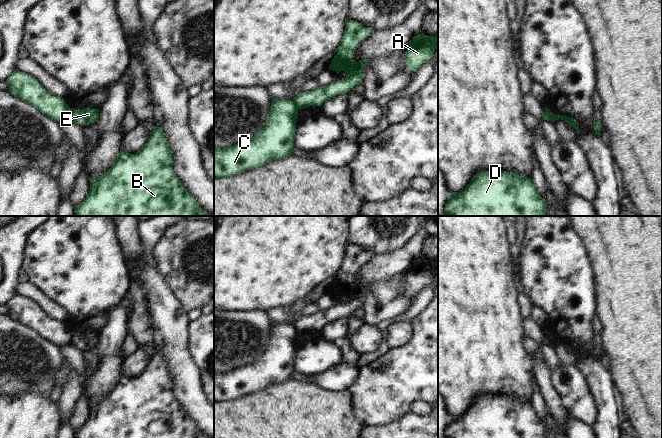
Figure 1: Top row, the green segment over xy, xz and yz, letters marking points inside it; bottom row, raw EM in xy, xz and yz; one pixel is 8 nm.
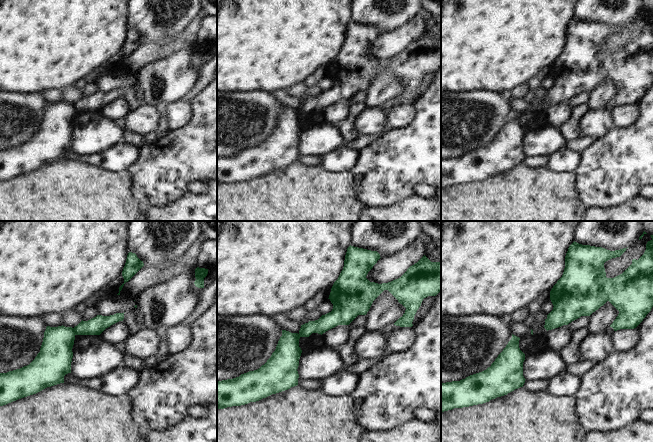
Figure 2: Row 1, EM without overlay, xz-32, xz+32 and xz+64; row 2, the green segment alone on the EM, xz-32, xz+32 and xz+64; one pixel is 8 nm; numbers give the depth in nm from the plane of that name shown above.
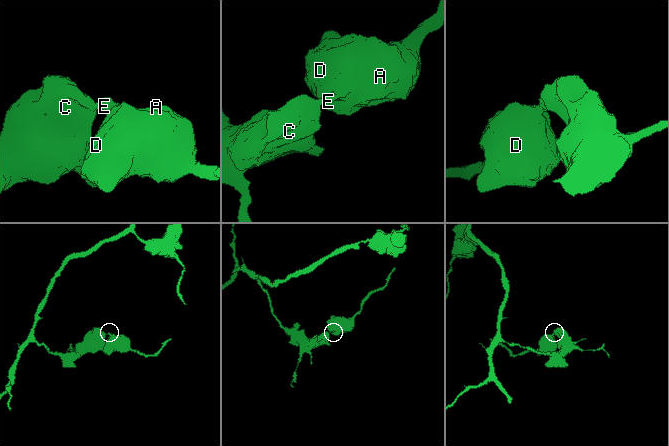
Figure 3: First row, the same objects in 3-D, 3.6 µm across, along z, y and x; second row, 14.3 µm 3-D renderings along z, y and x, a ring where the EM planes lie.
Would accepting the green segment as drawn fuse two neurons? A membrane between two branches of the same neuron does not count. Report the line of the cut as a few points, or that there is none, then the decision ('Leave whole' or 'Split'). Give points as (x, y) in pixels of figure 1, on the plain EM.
Split along xy (72, 335), (70, 343). Split.

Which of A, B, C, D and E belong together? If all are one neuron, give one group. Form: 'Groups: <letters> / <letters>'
Groups: A B D E / C.

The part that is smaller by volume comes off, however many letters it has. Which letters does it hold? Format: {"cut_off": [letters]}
{"cut_off": ["A", "B", "D", "E"]}

